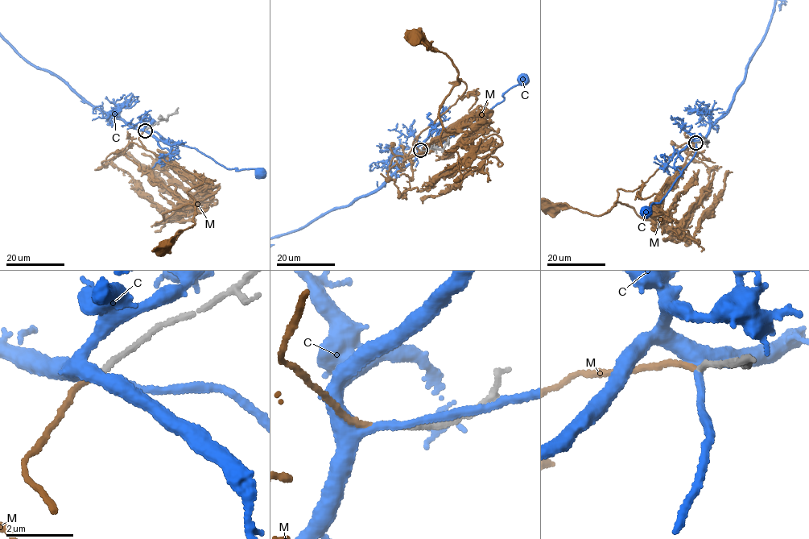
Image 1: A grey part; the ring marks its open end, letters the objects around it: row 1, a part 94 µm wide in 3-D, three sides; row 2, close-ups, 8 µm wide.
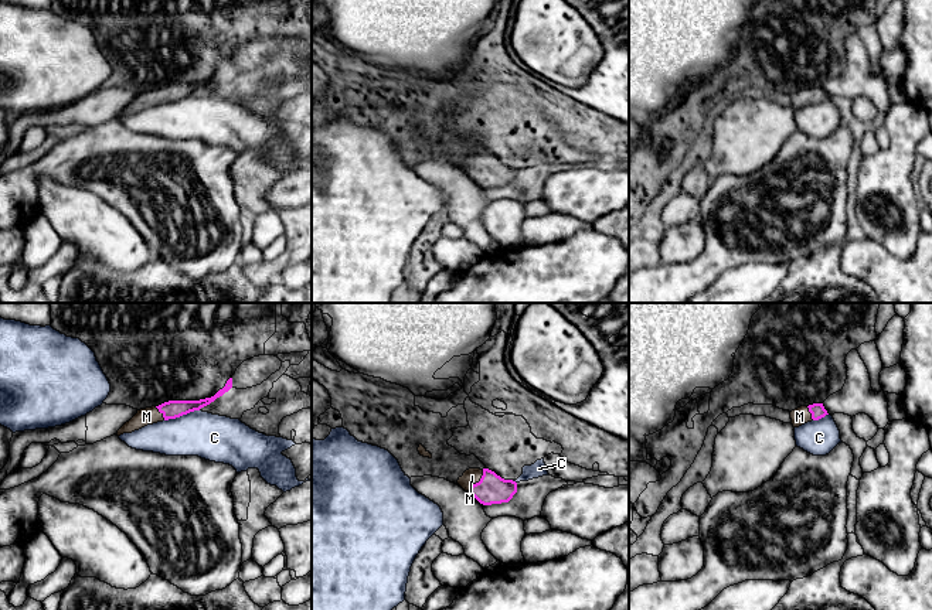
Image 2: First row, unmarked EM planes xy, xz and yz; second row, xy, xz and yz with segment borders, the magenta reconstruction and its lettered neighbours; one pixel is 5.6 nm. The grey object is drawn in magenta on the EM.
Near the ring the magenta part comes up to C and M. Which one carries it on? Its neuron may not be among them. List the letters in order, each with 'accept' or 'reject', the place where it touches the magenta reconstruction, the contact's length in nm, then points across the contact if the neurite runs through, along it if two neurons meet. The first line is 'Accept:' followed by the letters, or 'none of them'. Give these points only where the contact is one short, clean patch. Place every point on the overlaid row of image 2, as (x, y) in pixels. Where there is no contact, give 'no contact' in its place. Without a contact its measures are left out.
Accept: M
C: reject | xy (182, 415) | 220 nm | along xy (199, 409), (165, 421)
M: accept | xz (479, 481) | 160 nm | across xz (492, 488), (479, 481), (472, 476)

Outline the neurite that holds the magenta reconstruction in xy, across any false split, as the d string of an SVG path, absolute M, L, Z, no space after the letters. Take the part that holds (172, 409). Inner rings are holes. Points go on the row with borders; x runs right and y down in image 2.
M229 378L222 389L220 389L214 396L200 399L200 401L169 401L159 406L152 406L146 409L137 410L137 413L126 422L119 430L118 436L123 433L132 433L135 430L139 430L147 425L153 425L157 422L176 419L183 415L187 415L194 410L200 410L201 408L210 405L217 398L222 396L225 392L228 392L232 388L232 378Z

